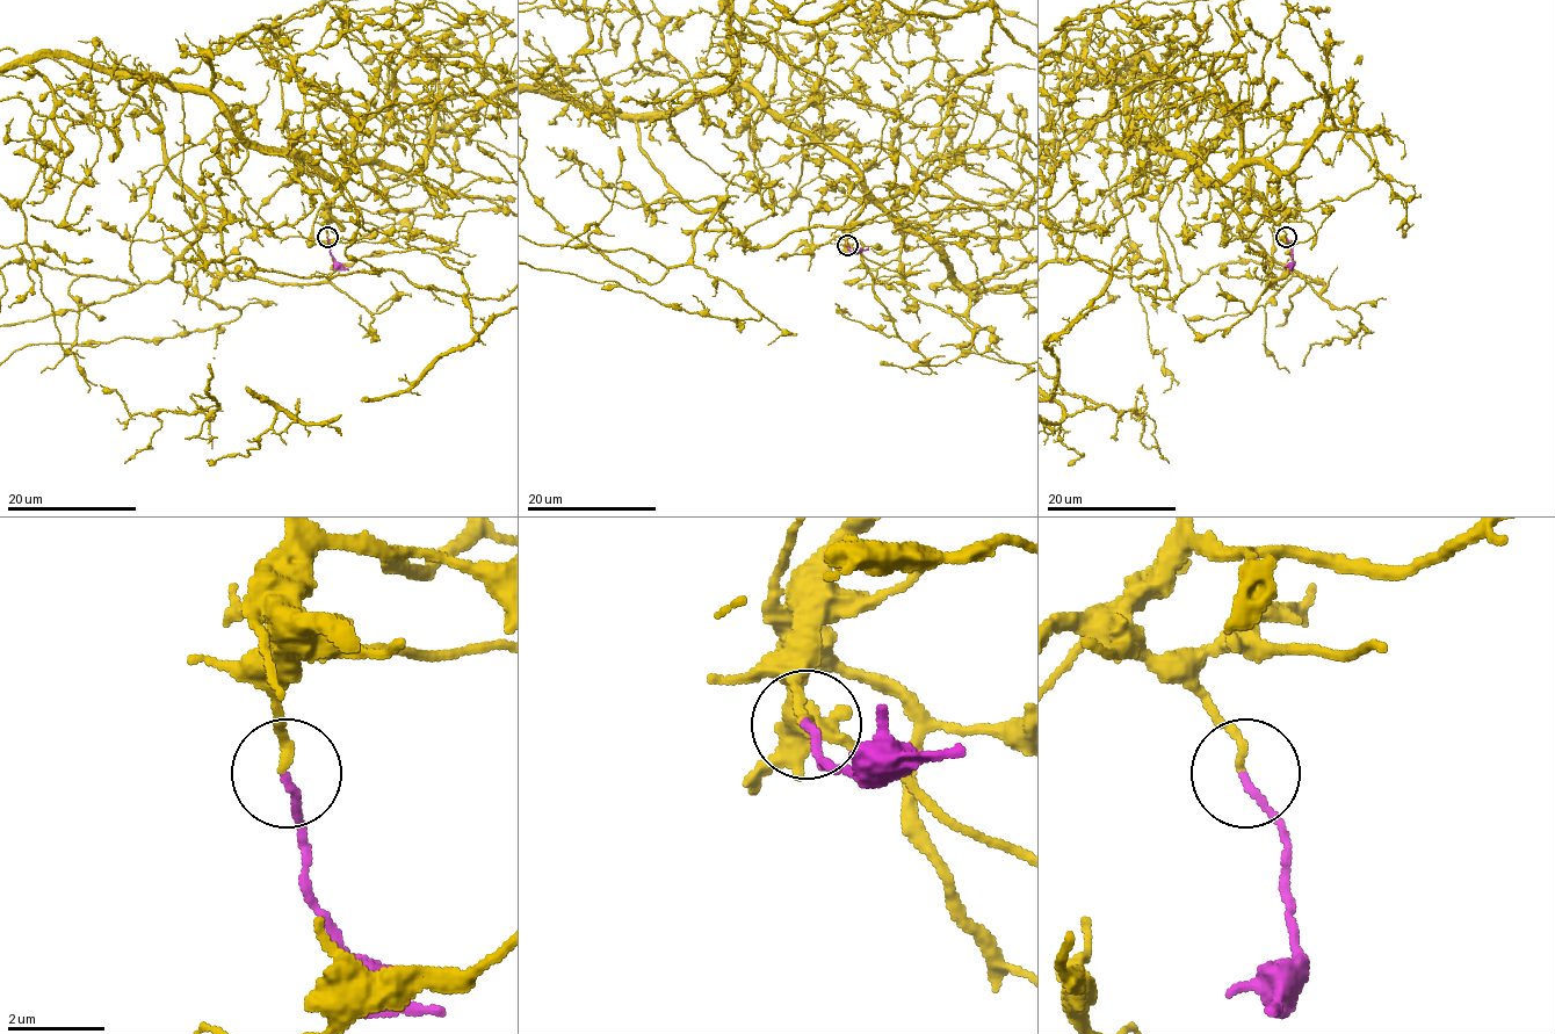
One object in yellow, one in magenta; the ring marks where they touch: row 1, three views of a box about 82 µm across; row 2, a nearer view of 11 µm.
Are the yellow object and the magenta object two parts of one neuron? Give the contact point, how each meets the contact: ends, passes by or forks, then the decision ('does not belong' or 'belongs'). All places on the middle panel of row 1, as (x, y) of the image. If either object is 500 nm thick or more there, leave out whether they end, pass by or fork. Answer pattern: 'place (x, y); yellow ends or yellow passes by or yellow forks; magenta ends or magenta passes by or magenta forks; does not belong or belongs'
place (847, 245); yellow ends; magenta ends; belongs

